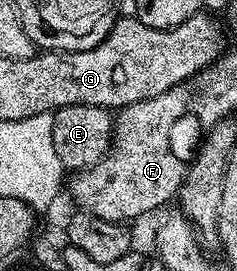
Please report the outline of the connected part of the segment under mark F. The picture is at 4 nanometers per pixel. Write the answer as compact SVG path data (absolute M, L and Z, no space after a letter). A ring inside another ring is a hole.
M183 84L176 88L168 88L168 92L160 92L160 96L152 96L152 100L140 100L131 106L123 106L113 119L113 141L109 150L98 163L77 171L74 178L69 179L68 194L79 211L100 216L100 220L129 223L129 218L138 218L141 214L150 214L161 208L165 202L173 203L182 181L186 175L187 163L181 162L170 147L170 133L174 130L174 122L178 122L190 110L190 101L194 98L193 85Z

